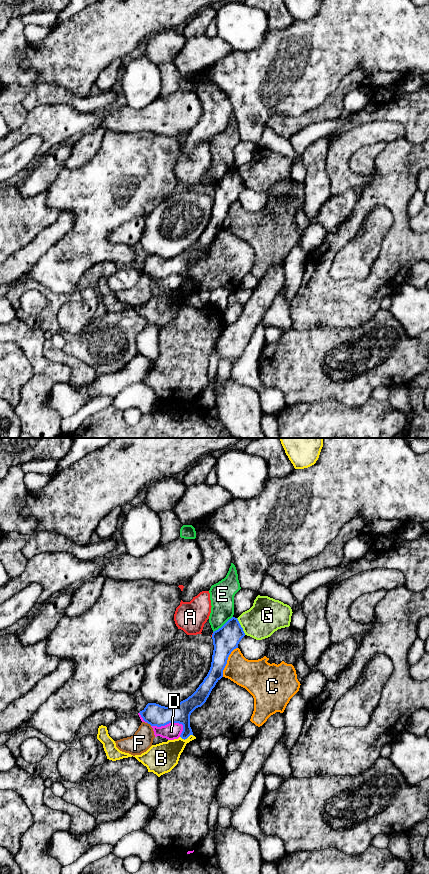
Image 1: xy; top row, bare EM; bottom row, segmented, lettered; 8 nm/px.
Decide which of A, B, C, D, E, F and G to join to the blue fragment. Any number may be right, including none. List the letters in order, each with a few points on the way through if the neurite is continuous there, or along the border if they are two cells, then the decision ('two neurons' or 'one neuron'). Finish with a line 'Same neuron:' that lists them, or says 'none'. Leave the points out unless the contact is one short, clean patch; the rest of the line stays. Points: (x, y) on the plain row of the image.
A: two neurons
B: two neurons
C: two neurons
D: two neurons
E: two neurons
F: two neurons
G: border along xy (236, 170), (245, 186); two neurons
Same neuron: none

